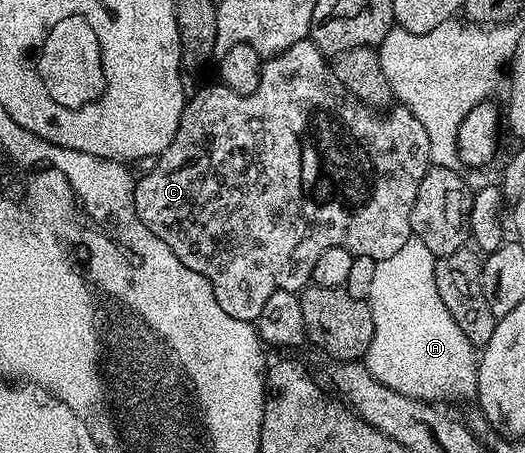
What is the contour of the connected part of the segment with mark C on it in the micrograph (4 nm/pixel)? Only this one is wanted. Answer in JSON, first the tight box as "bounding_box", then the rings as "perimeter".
{"bounding_box":[135,37,432,323],"perimeter":[[[310,37],[297,41],[297,45],[289,45],[289,49],[282,51],[280,55],[272,55],[264,62],[263,72],[261,73],[261,85],[257,85],[257,89],[253,89],[253,93],[248,95],[238,95],[233,93],[222,83],[212,82],[212,87],[203,87],[195,96],[188,98],[183,105],[181,113],[181,121],[177,133],[173,137],[173,141],[169,141],[167,148],[161,152],[154,160],[152,169],[148,175],[139,175],[135,184],[135,208],[139,214],[139,220],[148,227],[157,237],[161,237],[161,241],[165,241],[165,245],[169,245],[171,252],[177,257],[177,261],[181,261],[181,265],[189,265],[189,269],[193,269],[193,273],[201,273],[201,277],[205,277],[213,285],[213,293],[217,297],[217,305],[221,305],[221,309],[225,309],[225,313],[229,313],[229,317],[237,317],[237,321],[245,321],[246,323],[255,323],[258,320],[261,309],[265,309],[265,301],[269,301],[269,297],[273,297],[275,291],[294,291],[296,293],[303,290],[304,287],[311,283],[311,274],[313,273],[313,265],[317,265],[317,257],[321,257],[321,253],[325,253],[325,249],[330,247],[340,247],[341,249],[349,249],[349,253],[356,257],[371,259],[370,261],[378,261],[385,257],[393,257],[393,253],[397,253],[397,249],[401,249],[401,245],[405,245],[405,241],[409,241],[413,236],[411,234],[411,214],[413,213],[413,201],[417,201],[417,185],[421,185],[421,177],[425,177],[427,168],[432,166],[429,157],[429,137],[425,133],[425,129],[421,125],[421,121],[417,121],[417,117],[413,117],[413,113],[408,107],[395,105],[386,112],[387,115],[382,119],[382,114],[376,113],[372,108],[359,103],[351,96],[349,89],[345,89],[345,85],[341,85],[341,81],[337,81],[337,77],[333,73],[331,63],[328,56],[321,53],[321,49],[317,49],[317,45]]]}

